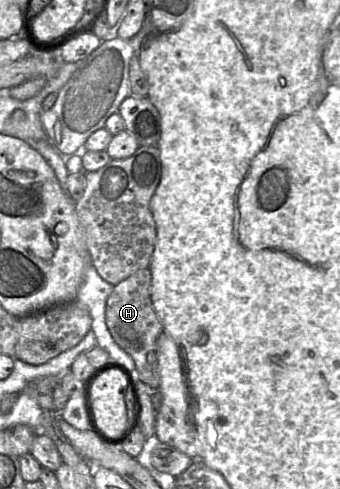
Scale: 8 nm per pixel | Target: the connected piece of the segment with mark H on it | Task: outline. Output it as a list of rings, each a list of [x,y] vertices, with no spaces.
[[[147,267],[115,285],[106,302],[105,321],[115,343],[133,359],[134,375],[150,388],[152,407],[156,417],[162,403],[159,391],[157,341],[163,327],[152,305],[151,279],[151,272]]]

